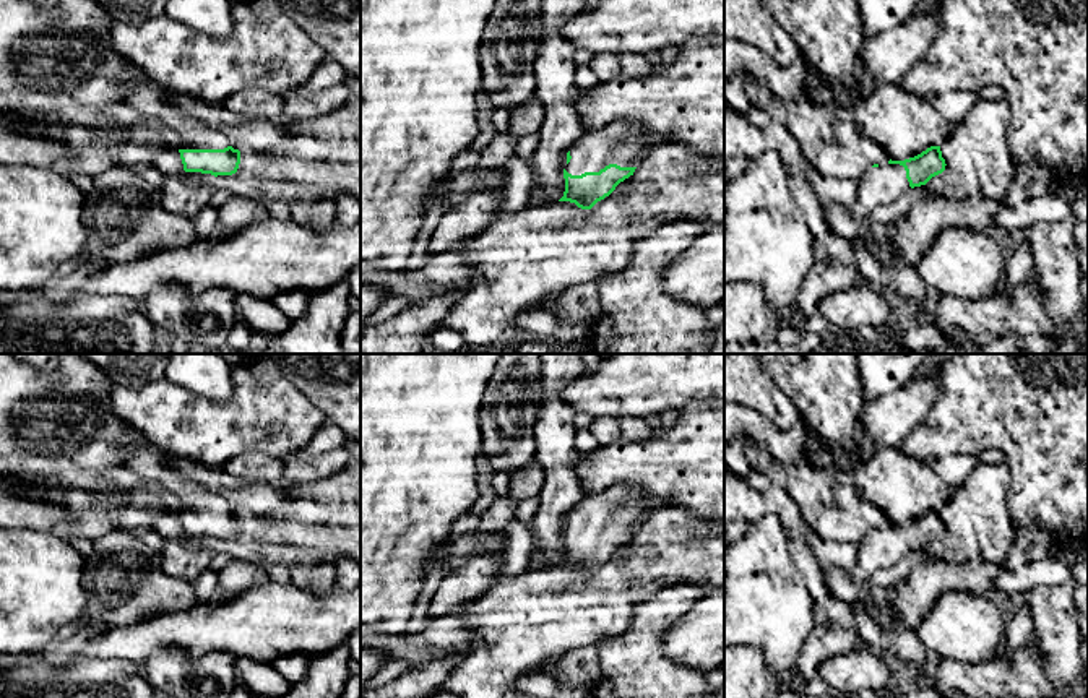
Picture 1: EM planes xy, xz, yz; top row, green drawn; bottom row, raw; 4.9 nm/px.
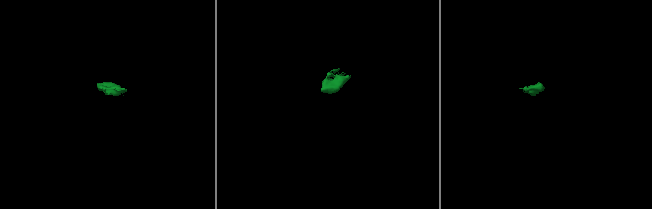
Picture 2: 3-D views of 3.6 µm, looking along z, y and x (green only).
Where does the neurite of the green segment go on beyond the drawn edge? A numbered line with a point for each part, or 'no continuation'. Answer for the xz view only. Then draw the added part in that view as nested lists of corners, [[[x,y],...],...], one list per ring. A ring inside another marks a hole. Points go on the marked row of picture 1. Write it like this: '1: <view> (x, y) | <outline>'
1: xz (626, 143) | [[[617,120],[594,130],[585,130],[570,148],[565,170],[572,175],[599,172],[609,164],[637,167],[658,138],[637,120]]]

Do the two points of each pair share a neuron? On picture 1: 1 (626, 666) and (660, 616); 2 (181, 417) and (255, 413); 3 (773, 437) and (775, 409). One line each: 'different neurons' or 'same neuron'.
1: same neuron
2: same neuron
3: different neurons

